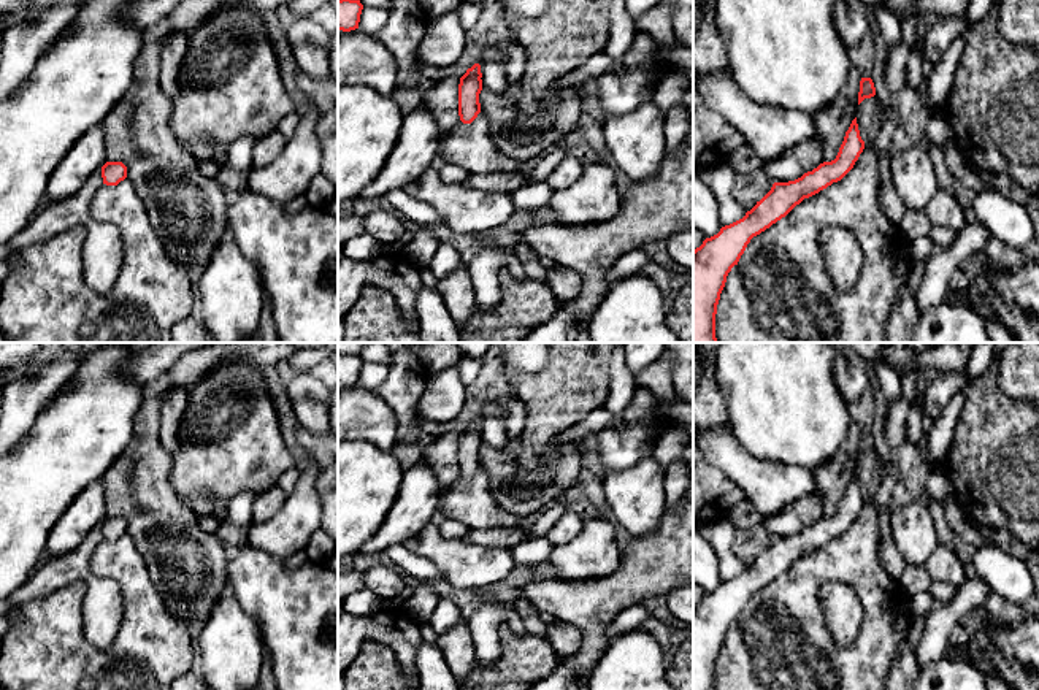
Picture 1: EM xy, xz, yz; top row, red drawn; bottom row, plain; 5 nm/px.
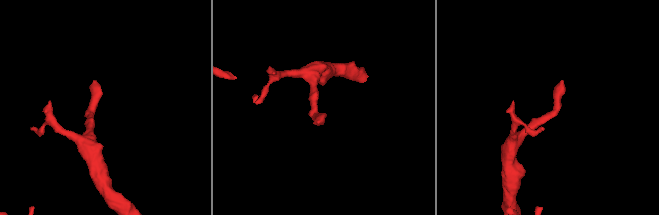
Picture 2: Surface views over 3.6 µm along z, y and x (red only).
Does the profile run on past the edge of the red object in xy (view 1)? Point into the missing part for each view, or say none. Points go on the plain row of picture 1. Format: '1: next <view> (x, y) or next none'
1: next none

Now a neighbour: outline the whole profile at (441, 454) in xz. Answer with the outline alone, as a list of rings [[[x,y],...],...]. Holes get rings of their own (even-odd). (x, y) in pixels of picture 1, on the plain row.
[[[446,433],[424,446],[422,460],[433,470],[443,489],[454,484],[458,471],[458,439],[460,433]]]

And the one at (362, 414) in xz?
[[[360,384],[343,389],[338,393],[338,443],[343,439],[365,439],[390,450],[398,441],[393,408]]]

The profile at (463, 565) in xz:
[[[428,523],[403,546],[430,562],[457,588],[479,588],[504,579],[517,565],[508,547],[485,547],[463,539],[446,539],[438,525]]]

